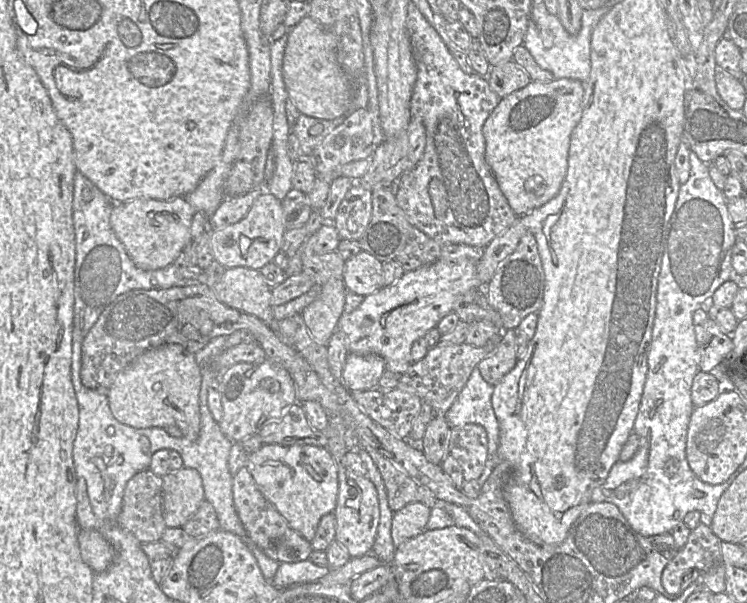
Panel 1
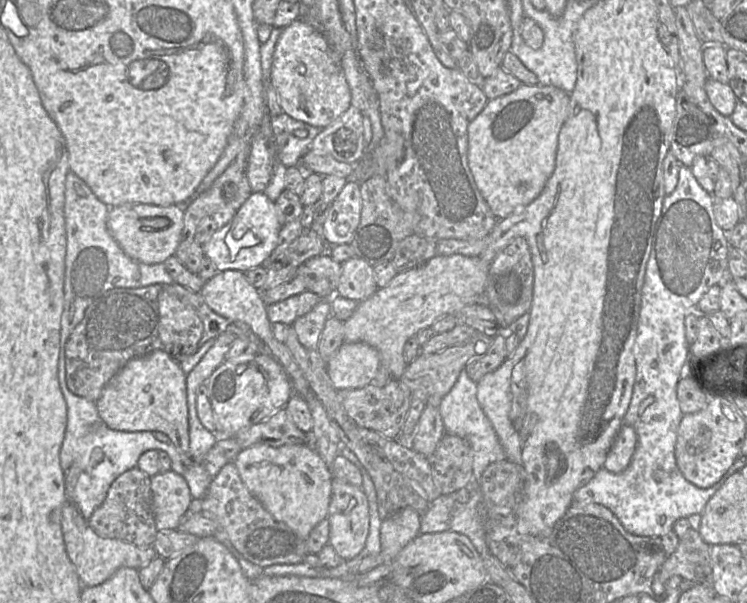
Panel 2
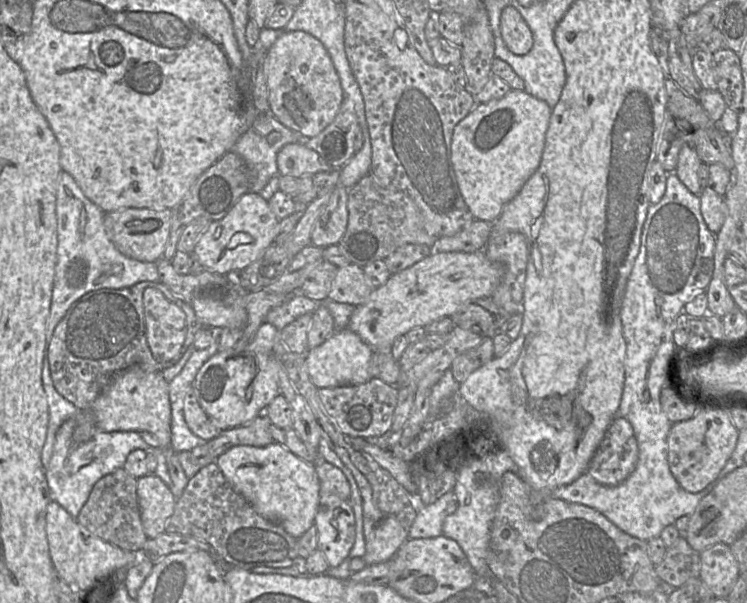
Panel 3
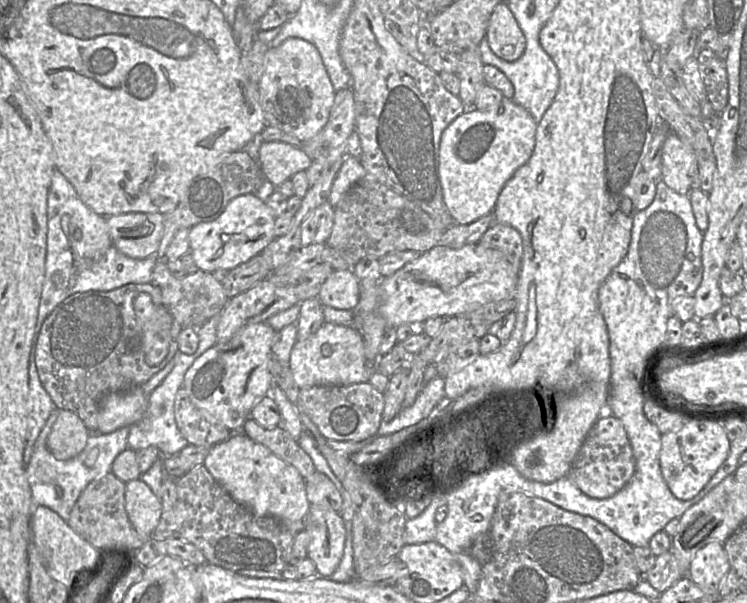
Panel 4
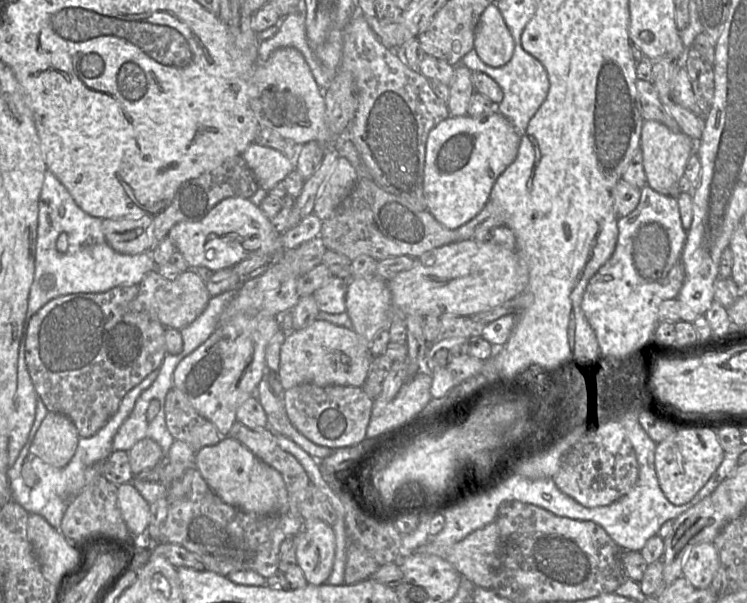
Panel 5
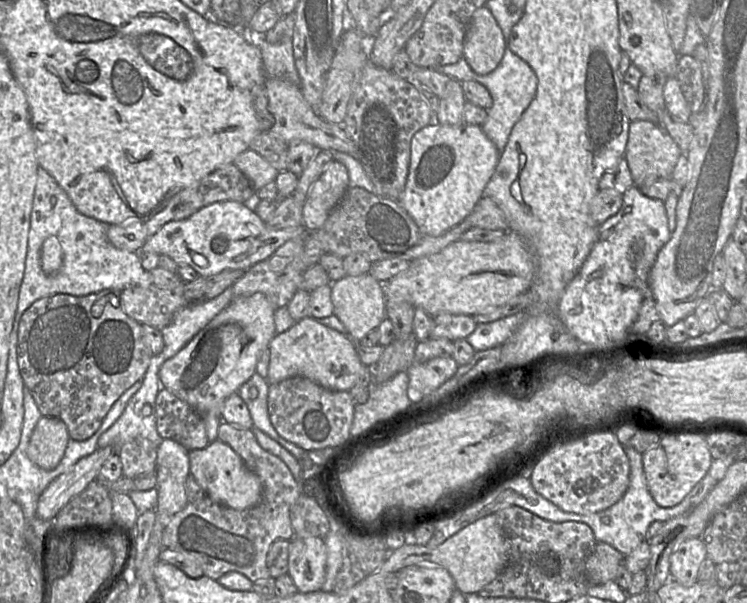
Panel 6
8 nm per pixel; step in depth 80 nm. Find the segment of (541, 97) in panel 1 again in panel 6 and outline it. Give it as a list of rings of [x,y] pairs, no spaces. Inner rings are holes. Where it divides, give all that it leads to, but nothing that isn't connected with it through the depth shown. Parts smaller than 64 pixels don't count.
[[[431,123],[420,129],[412,138],[409,172],[398,201],[422,233],[434,237],[441,236],[472,213],[480,198],[484,196],[487,183],[496,172],[501,153],[484,133],[482,126],[467,123]]]

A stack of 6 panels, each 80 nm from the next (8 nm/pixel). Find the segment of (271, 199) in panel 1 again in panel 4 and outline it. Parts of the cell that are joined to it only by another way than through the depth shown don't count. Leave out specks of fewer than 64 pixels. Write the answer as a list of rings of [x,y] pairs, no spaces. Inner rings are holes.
[[[244,194],[232,199],[214,220],[189,229],[189,252],[201,271],[212,273],[231,270],[260,253],[275,238],[275,217],[265,202],[255,194]]]

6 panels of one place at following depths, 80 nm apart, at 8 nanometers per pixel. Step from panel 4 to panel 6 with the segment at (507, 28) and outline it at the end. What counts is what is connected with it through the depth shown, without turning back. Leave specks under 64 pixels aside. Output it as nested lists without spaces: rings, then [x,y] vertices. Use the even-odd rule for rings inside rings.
[[[485,6],[477,9],[466,31],[462,58],[467,61],[475,73],[485,75],[499,66],[506,49],[507,41],[491,11]]]

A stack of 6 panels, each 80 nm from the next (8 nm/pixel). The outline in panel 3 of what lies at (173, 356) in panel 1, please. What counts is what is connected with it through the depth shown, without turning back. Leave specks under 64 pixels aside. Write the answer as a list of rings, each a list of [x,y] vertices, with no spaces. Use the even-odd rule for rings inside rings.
[[[133,366],[116,374],[93,403],[91,413],[98,430],[104,432],[152,432],[160,438],[160,447],[170,447],[169,382],[164,379],[161,372]]]

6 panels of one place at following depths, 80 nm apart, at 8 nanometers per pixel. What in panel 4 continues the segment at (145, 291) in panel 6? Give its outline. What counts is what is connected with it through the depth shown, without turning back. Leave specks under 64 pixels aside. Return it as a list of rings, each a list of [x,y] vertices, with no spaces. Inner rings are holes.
[[[164,259],[156,261],[149,283],[160,289],[161,304],[171,313],[176,327],[187,328],[202,325],[203,320],[218,314],[233,298],[226,294],[221,282],[212,273],[198,270],[183,278],[175,278],[169,271]]]

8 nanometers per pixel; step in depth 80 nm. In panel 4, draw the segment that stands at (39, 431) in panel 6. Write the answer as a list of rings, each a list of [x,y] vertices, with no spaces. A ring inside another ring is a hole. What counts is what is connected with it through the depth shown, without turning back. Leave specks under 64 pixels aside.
[[[56,409],[48,418],[47,448],[57,460],[69,460],[86,446],[91,432],[73,412]]]

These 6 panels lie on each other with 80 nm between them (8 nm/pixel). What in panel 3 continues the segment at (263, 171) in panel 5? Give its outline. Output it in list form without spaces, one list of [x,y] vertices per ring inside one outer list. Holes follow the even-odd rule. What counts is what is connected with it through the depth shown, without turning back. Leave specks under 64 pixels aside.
[[[286,144],[276,156],[277,175],[299,178],[318,172],[339,170],[324,162],[318,153],[306,145]]]

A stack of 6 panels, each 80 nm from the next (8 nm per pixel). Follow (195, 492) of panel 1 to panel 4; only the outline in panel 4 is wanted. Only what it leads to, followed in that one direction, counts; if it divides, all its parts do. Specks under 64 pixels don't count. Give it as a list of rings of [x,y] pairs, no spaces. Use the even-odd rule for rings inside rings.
[[[140,478],[130,480],[126,482],[125,508],[138,535],[149,540],[163,512],[159,497]]]

